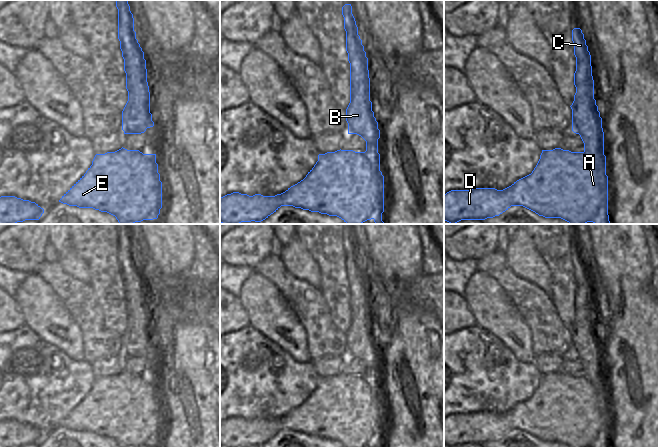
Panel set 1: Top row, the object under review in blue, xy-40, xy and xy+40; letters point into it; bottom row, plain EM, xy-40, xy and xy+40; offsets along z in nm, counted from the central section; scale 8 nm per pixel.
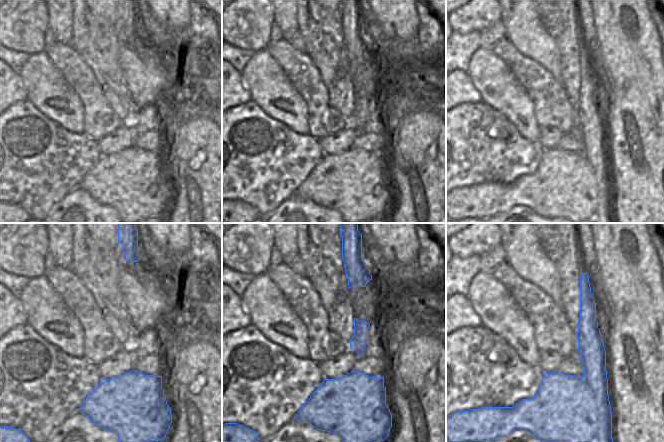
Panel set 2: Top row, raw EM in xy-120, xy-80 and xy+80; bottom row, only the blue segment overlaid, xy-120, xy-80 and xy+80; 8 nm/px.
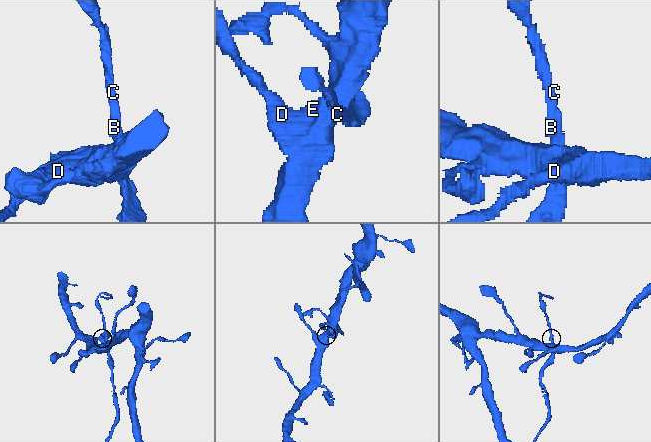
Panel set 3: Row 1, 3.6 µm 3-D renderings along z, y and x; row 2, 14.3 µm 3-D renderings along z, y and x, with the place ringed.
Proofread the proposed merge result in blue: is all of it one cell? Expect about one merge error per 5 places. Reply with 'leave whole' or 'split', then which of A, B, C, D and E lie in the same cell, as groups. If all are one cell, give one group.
split | A D E / B C

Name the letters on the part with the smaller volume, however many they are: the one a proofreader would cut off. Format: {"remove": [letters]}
{"remove": ["B", "C"]}

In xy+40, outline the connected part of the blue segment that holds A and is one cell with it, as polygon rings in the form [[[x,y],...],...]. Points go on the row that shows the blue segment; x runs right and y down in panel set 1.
[[[561,148],[542,150],[532,173],[503,190],[473,188],[451,190],[444,194],[444,220],[450,224],[456,224],[461,220],[485,220],[499,216],[511,206],[523,206],[545,218],[561,218],[570,224],[586,224],[599,218],[602,210],[608,210],[608,176],[606,172],[598,170],[596,162],[585,152],[571,152]]]

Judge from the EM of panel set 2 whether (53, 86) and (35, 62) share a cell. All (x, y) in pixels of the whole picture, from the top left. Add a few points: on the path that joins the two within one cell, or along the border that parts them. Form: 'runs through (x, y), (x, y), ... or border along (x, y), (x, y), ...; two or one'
runs through (47, 80), (38, 71), (38, 68); one

